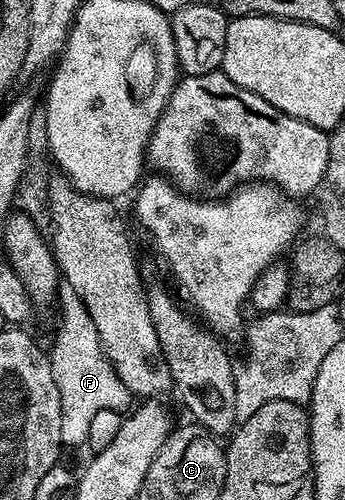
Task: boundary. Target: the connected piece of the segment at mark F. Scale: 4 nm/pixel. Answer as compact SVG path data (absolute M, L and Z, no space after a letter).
M65 281L58 286L57 305L58 327L48 356L53 379L56 381L56 387L60 389L61 441L67 448L82 447L86 445L93 416L101 409L123 412L124 407L132 401L132 394L124 387L103 351L96 323L92 323L92 317L84 307L83 300Z

